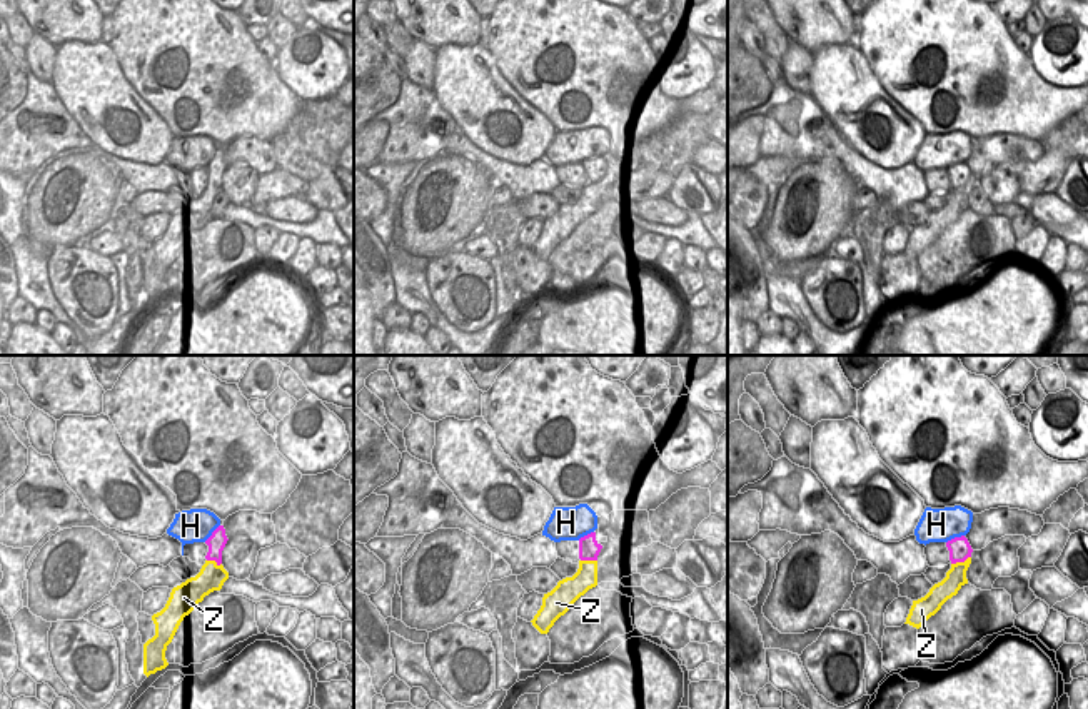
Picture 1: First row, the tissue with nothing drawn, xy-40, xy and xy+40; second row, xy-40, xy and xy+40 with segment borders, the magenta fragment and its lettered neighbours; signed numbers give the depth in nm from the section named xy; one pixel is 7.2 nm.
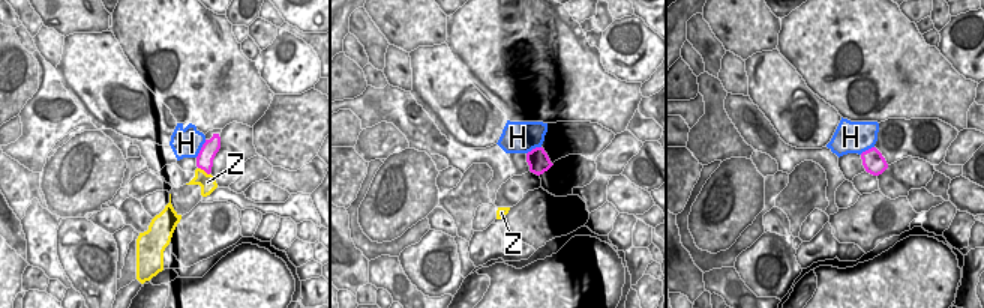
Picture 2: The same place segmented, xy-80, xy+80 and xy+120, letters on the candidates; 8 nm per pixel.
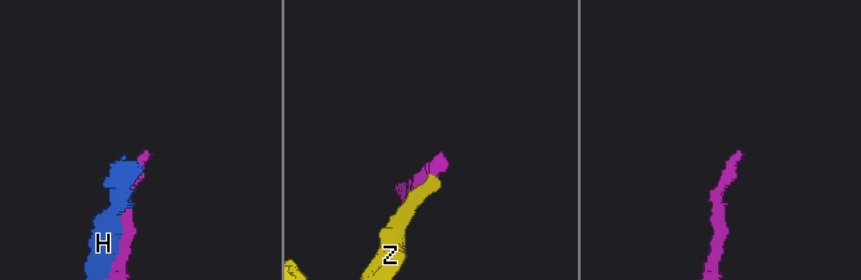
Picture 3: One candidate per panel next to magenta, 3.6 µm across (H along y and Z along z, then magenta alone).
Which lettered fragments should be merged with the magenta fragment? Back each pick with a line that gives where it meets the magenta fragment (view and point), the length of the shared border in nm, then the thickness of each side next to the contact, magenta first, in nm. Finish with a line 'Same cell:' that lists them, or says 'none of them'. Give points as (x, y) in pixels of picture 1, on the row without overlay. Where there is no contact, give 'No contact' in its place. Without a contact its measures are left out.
Same cell: none of them

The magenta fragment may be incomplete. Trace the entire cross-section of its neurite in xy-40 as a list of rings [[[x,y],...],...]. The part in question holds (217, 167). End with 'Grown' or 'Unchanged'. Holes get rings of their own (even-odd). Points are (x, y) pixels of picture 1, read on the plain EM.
[[[219,152],[212,162],[205,167],[205,170],[209,172],[209,179],[205,182],[207,187],[215,187],[217,192],[222,190],[222,177],[227,170],[227,162],[225,162],[225,155],[224,152]]]. Unchanged

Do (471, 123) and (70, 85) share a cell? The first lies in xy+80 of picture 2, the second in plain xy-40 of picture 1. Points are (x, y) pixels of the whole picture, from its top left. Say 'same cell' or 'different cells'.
same cell

